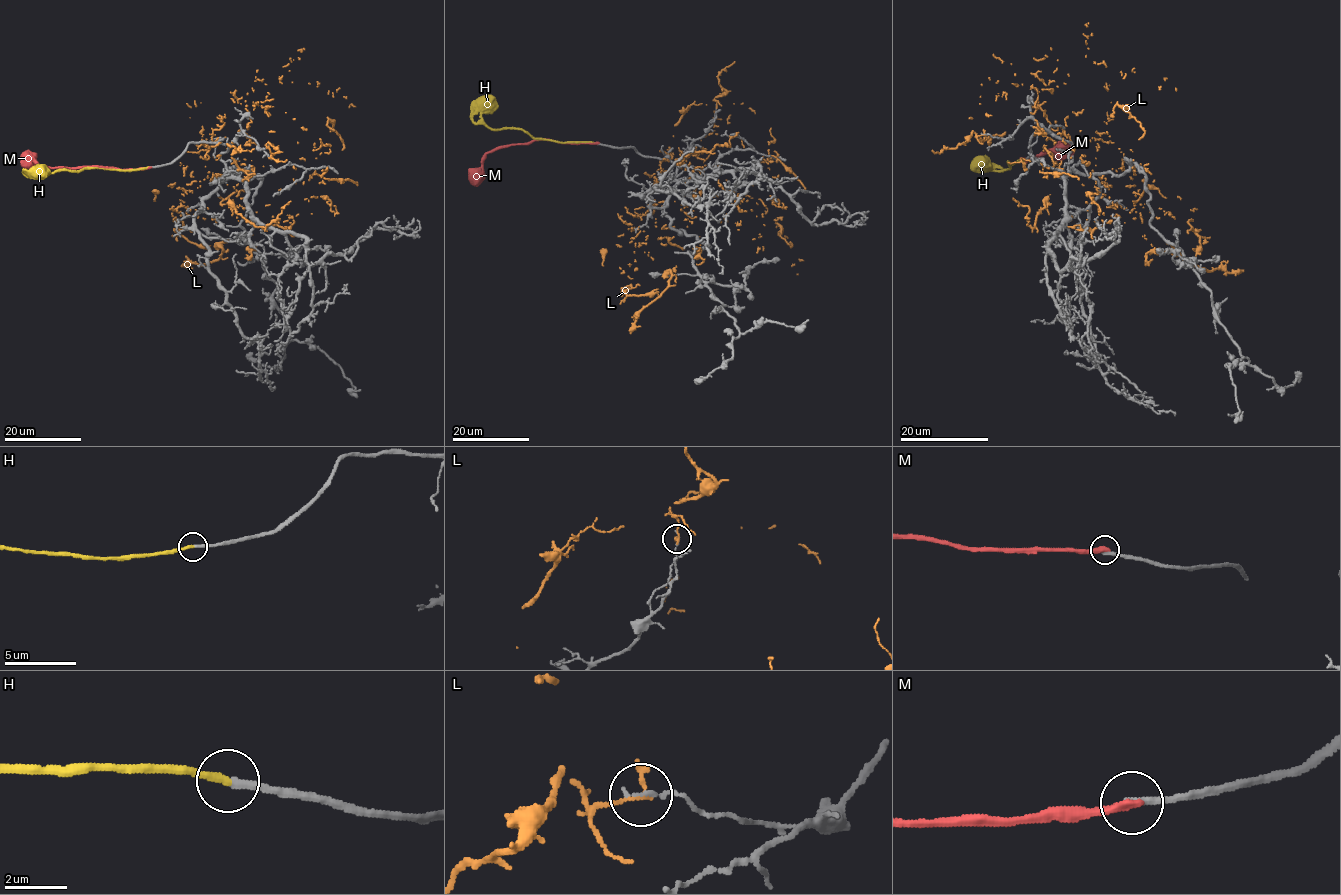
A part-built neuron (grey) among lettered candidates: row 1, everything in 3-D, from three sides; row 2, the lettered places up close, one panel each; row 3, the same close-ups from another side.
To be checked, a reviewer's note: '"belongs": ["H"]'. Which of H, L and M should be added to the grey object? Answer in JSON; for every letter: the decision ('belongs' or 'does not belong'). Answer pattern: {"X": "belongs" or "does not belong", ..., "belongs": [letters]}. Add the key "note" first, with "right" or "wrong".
{"note": "right", "H": "belongs", "L": "does not belong", "M": "does not belong", "belongs": ["H"]}

